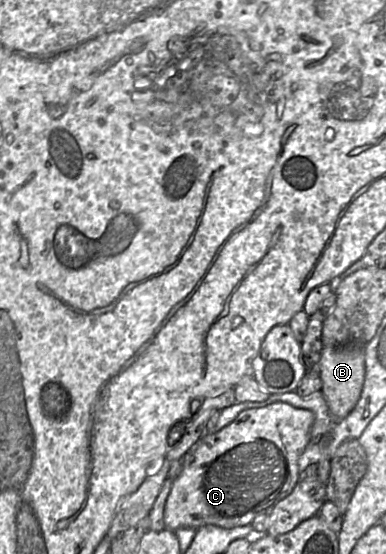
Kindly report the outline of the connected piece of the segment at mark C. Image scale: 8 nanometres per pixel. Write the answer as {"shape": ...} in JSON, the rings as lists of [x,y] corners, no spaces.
{"shape":[[[274,402],[261,408],[242,411],[230,424],[215,433],[206,433],[183,457],[183,466],[173,480],[164,510],[165,529],[198,529],[215,525],[225,529],[250,525],[260,513],[269,514],[272,508],[292,493],[301,479],[299,458],[310,441],[314,413],[285,402]]]}

